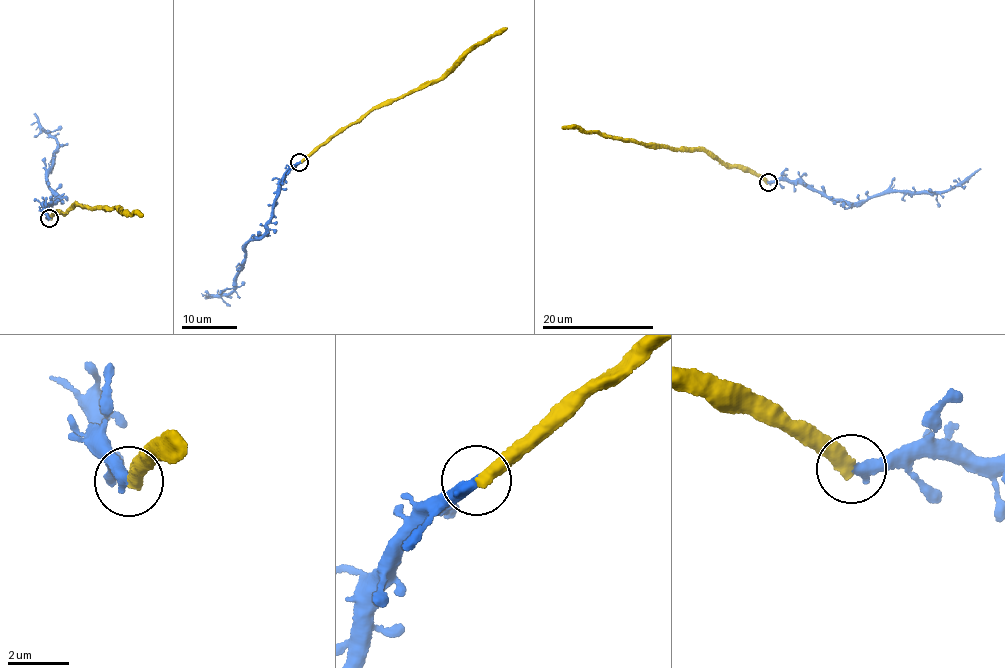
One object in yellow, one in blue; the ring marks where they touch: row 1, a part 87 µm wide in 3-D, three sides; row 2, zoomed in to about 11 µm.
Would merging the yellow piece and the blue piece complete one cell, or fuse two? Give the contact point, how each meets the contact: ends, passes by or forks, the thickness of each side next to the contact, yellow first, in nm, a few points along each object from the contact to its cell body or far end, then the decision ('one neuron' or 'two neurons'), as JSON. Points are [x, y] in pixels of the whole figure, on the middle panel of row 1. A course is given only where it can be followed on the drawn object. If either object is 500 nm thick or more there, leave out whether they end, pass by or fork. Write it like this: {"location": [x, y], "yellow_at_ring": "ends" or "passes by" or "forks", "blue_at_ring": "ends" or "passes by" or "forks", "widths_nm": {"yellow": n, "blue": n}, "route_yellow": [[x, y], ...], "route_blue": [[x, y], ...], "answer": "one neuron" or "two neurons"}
{"location": [299, 162], "yellow_at_ring": "ends", "blue_at_ring": "ends", "widths_nm": {"yellow": 440, "blue": 400}, "route_yellow": [[299, 161], [372, 110], [421, 90], [507, 28]], "route_blue": [[299, 161], [285, 177], [267, 232], [245, 247], [244, 263], [234, 289], [204, 297]], "answer": "two neurons"}

